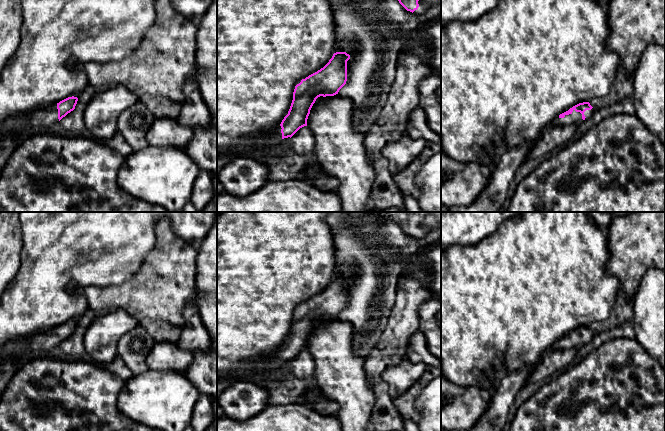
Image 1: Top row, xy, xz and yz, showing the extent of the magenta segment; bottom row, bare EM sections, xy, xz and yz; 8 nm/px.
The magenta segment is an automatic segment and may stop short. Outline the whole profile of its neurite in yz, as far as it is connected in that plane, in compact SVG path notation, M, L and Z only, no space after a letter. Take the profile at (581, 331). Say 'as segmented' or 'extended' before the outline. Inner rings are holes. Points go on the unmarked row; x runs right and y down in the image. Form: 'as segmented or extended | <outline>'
extended | M589 326L579 327L568 335L559 339L559 341L553 346L553 350L565 350L576 347L582 347L584 344L590 343L595 333Z

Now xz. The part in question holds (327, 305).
extended | M336 276L323 292L302 303L295 310L288 338L276 353L260 357L250 366L217 378L217 419L224 416L219 397L226 388L243 380L246 374L255 371L257 365L279 366L284 362L291 362L300 352L307 350L307 343L316 323L320 320L334 320L346 308L349 283L350 279L346 276Z

